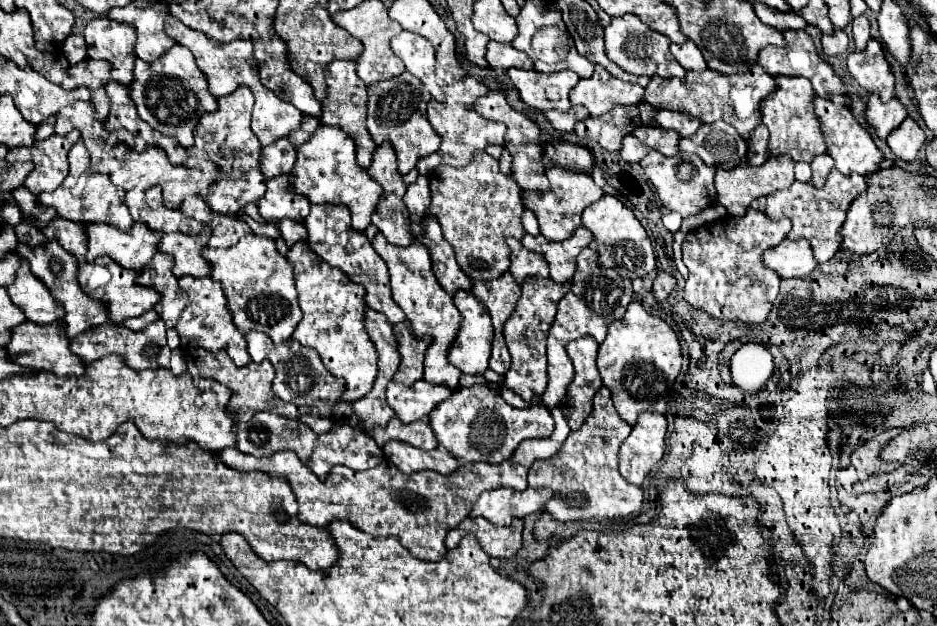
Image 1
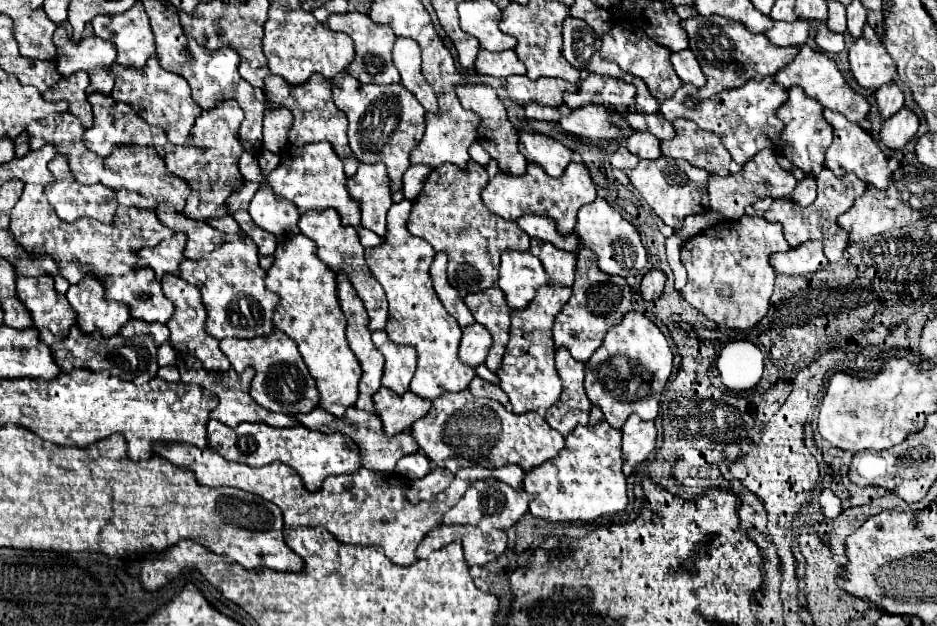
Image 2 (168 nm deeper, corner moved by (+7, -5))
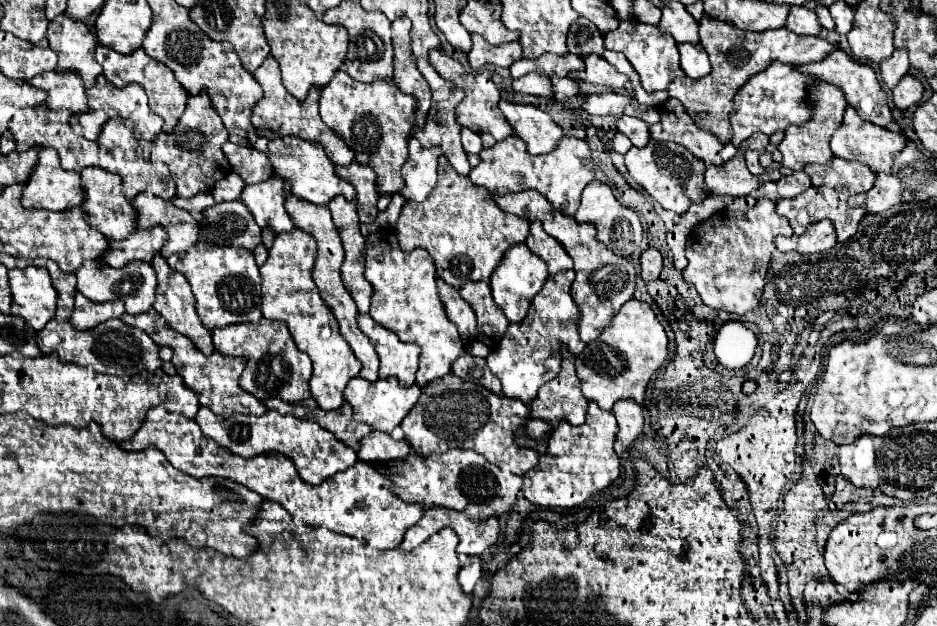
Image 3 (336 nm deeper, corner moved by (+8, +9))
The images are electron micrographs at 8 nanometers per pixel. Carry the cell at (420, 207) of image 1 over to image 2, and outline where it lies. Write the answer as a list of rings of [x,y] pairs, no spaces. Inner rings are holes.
[[[402,200],[398,204],[394,204],[388,210],[388,224],[386,224],[386,236],[384,242],[376,248],[366,248],[364,250],[364,258],[366,258],[366,266],[370,270],[370,274],[382,284],[386,298],[388,298],[388,324],[386,324],[386,334],[392,342],[396,344],[406,344],[412,346],[418,354],[418,370],[412,378],[410,390],[426,400],[434,400],[444,392],[462,392],[468,388],[470,380],[476,376],[476,372],[466,366],[460,358],[458,358],[458,346],[460,346],[460,338],[462,338],[462,330],[456,326],[456,320],[444,310],[444,306],[440,306],[440,300],[436,298],[436,292],[432,288],[432,280],[430,280],[430,264],[434,260],[434,250],[432,246],[428,246],[424,240],[414,238],[412,234],[408,234],[406,230],[406,220],[410,214],[412,202]]]

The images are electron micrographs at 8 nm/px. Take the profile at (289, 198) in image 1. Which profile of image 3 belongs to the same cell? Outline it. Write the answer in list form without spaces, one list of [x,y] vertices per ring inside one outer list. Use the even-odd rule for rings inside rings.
[[[271,176],[269,180],[255,186],[245,186],[241,202],[249,208],[261,228],[271,228],[277,234],[295,228],[291,216],[285,210],[283,180],[277,176]]]

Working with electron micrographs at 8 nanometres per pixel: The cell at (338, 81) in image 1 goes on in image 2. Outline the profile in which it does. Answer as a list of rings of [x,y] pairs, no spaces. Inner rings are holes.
[[[314,74],[306,86],[288,86],[284,82],[284,78],[280,76],[266,76],[264,78],[264,94],[266,94],[266,102],[270,104],[270,108],[288,108],[294,116],[294,122],[288,130],[288,140],[294,146],[306,146],[318,140],[330,142],[334,152],[338,154],[338,158],[344,162],[344,172],[346,176],[354,176],[358,162],[348,146],[348,138],[346,138],[346,128],[348,128],[348,120],[344,118],[344,114],[340,114],[340,110],[336,110],[334,102],[332,102],[332,82],[326,78],[320,78],[320,74]]]

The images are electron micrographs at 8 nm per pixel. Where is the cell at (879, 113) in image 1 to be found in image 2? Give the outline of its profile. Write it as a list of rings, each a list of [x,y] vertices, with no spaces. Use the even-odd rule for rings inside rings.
[[[890,82],[890,84],[878,88],[876,100],[878,100],[878,108],[882,112],[882,118],[886,120],[892,114],[896,114],[896,110],[900,110],[904,106],[904,92],[900,90],[898,84]]]

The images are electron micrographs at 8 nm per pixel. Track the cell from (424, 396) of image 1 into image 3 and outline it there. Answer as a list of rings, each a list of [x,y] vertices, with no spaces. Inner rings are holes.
[[[355,376],[353,380],[349,380],[343,396],[345,396],[345,402],[349,402],[353,406],[353,412],[355,412],[357,420],[367,422],[375,430],[391,432],[403,420],[403,416],[417,404],[417,400],[421,396],[421,388],[417,384],[413,384],[409,388],[401,388],[395,378],[369,382],[369,380],[363,380],[363,378]]]

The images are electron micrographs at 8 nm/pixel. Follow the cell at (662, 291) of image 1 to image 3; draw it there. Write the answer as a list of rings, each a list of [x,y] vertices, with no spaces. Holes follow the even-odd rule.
[[[647,248],[641,254],[641,278],[647,280],[657,280],[661,274],[661,266],[663,266],[663,258],[659,254],[659,250],[655,248]]]

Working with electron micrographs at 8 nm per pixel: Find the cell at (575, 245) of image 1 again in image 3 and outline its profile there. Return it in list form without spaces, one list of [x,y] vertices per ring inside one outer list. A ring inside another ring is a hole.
[[[539,220],[531,222],[529,238],[525,242],[531,248],[531,252],[537,254],[549,266],[549,274],[557,274],[573,268],[573,260],[569,258],[565,248],[559,244],[559,240],[543,232],[543,226],[539,224]]]

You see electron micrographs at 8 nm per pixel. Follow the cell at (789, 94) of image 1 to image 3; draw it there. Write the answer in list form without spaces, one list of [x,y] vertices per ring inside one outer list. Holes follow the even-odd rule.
[[[819,80],[819,82],[813,82],[811,88],[807,90],[807,106],[809,106],[811,118],[807,122],[803,122],[803,124],[789,126],[785,130],[783,142],[779,144],[779,150],[783,154],[781,164],[787,166],[787,168],[791,168],[791,170],[803,170],[809,162],[825,164],[825,162],[829,162],[833,158],[833,152],[829,148],[829,138],[831,138],[831,134],[841,124],[841,118],[843,118],[847,100],[845,100],[843,92],[837,86]]]

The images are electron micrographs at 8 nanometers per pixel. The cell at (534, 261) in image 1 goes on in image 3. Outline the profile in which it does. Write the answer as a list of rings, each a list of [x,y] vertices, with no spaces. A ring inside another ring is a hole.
[[[521,242],[521,244],[513,244],[505,252],[505,256],[499,262],[499,268],[493,272],[489,284],[493,290],[493,300],[505,312],[509,322],[521,322],[527,316],[533,296],[543,288],[547,278],[549,278],[547,264],[543,264],[543,260],[539,260],[539,256],[533,256],[533,252],[527,248],[527,244]]]

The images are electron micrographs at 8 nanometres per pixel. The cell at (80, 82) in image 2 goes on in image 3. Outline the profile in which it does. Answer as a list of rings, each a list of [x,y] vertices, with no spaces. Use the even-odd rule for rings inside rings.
[[[43,72],[31,80],[31,86],[45,90],[49,108],[63,108],[73,114],[87,112],[87,96],[83,88],[83,80],[75,76],[75,72]]]

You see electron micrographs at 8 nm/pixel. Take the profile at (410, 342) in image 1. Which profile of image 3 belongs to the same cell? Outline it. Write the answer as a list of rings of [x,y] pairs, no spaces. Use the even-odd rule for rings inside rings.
[[[359,314],[357,316],[359,328],[369,336],[371,344],[375,346],[375,352],[379,354],[381,368],[379,378],[395,376],[401,386],[415,384],[415,372],[417,372],[417,360],[419,360],[419,346],[401,342],[399,336],[377,324],[371,316]]]

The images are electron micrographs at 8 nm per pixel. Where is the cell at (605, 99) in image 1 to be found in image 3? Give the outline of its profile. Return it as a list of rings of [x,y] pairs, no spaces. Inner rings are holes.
[[[587,54],[587,56],[583,56],[583,62],[585,62],[585,74],[583,74],[585,82],[591,82],[591,84],[595,82],[595,84],[611,88],[611,90],[623,90],[625,84],[629,82],[627,76],[617,72],[615,66],[607,64],[607,60],[603,60],[603,56]]]

